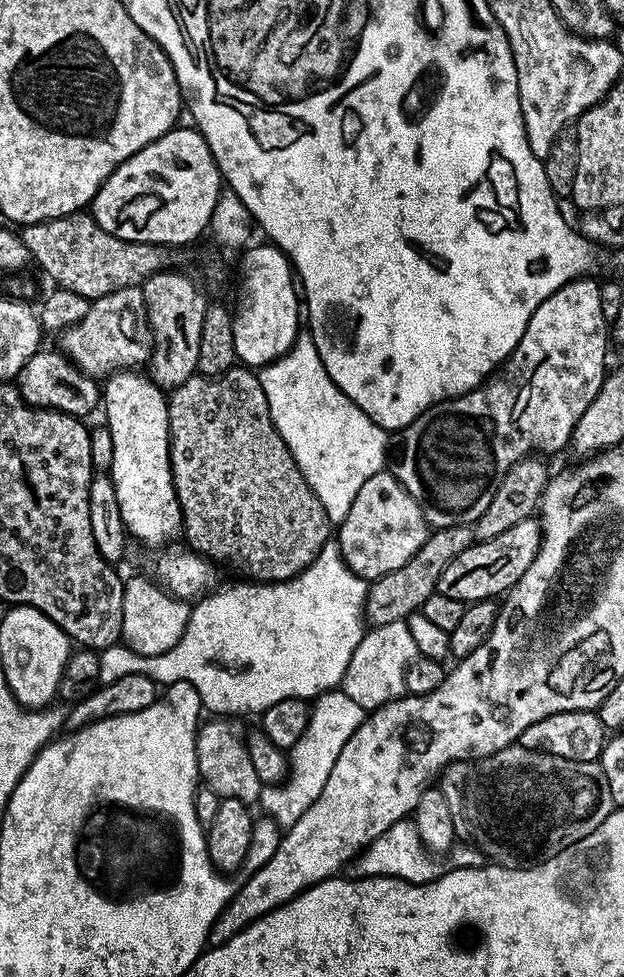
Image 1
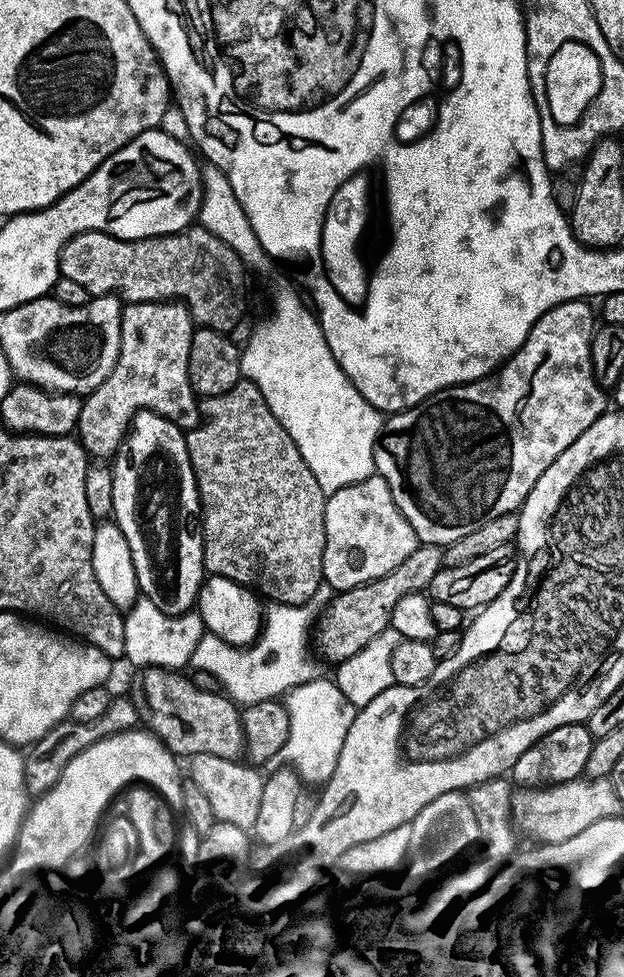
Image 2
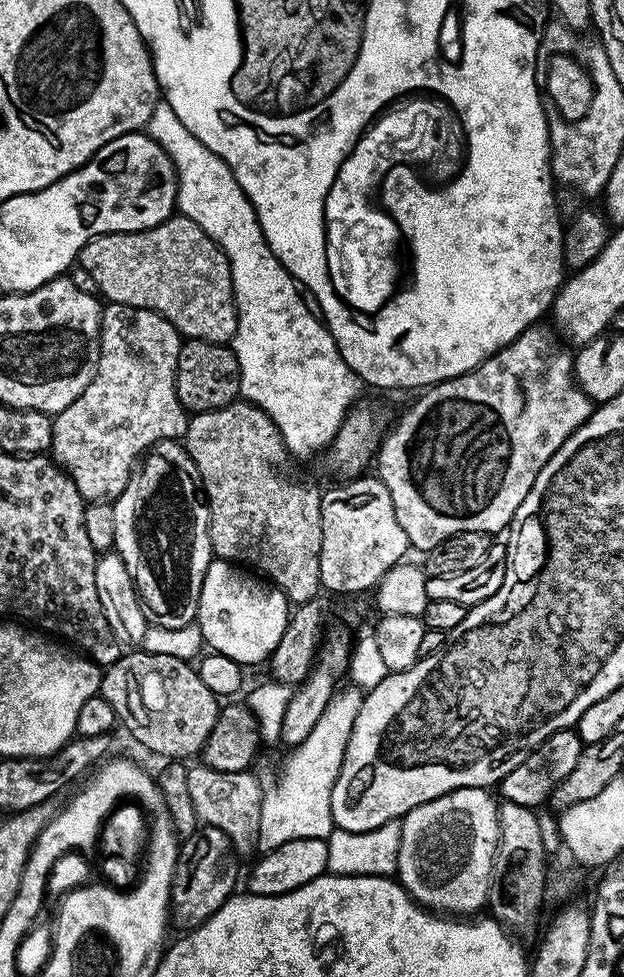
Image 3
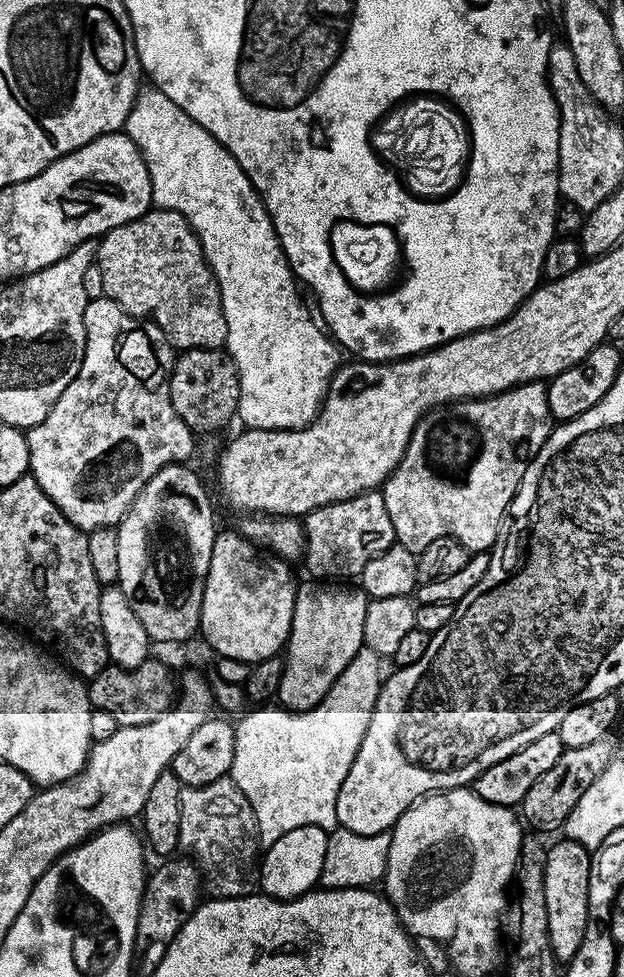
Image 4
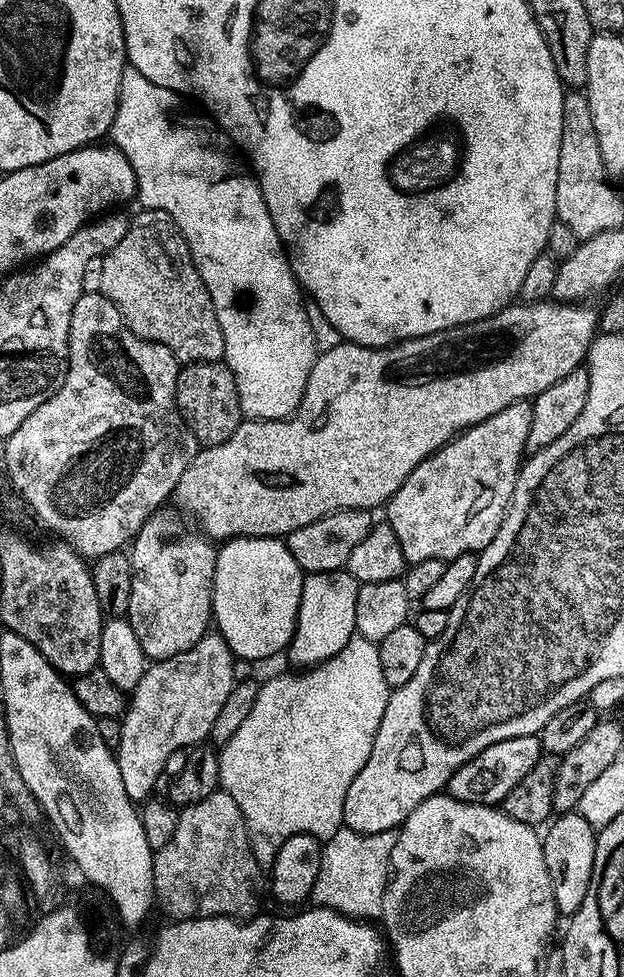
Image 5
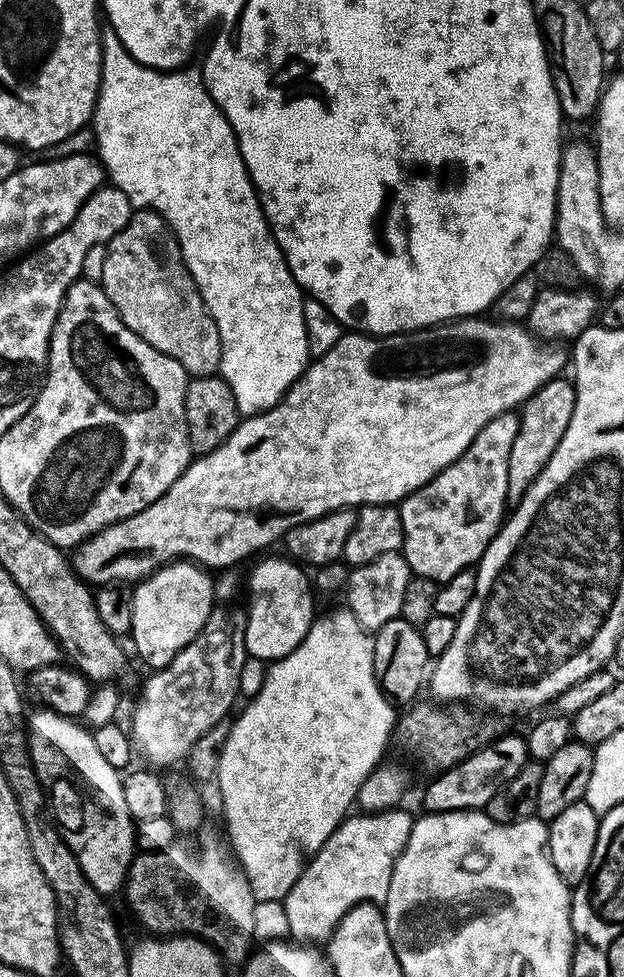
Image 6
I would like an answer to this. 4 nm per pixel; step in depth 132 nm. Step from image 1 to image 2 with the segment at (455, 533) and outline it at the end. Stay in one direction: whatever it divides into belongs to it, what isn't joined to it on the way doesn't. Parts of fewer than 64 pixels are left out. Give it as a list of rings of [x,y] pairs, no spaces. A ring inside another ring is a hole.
[[[420,544],[414,554],[402,561],[402,566],[394,566],[390,574],[382,574],[382,578],[351,588],[348,592],[336,592],[333,600],[325,606],[324,612],[322,608],[314,624],[314,648],[319,659],[329,660],[332,666],[337,666],[358,654],[378,634],[389,628],[398,598],[411,592],[424,592],[442,567],[444,548],[439,544]]]

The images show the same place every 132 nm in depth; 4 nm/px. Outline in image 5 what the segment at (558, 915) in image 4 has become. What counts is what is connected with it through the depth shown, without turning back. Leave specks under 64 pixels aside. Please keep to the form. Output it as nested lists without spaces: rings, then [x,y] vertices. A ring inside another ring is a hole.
[[[579,811],[557,815],[547,825],[543,833],[542,843],[546,870],[550,874],[550,882],[554,890],[556,911],[561,917],[570,918],[582,906],[582,898],[586,898],[586,890],[590,890],[590,878],[594,870],[594,850],[596,849],[597,829],[593,828]]]

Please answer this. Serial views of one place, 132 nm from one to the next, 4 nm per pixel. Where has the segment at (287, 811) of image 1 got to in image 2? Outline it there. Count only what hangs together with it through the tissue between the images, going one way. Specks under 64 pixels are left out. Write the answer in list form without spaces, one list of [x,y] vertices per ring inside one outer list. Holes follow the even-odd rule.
[[[317,678],[299,684],[286,693],[282,703],[290,718],[290,730],[279,754],[279,763],[294,769],[305,785],[327,784],[328,779],[334,774],[334,766],[338,766],[342,742],[346,742],[346,734],[350,734],[350,726],[358,708],[342,694],[342,690],[332,678]]]

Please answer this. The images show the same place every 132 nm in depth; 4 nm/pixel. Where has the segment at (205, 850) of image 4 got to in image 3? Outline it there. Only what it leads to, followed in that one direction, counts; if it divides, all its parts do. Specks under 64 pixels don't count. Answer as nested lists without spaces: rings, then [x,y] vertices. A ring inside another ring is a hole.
[[[203,766],[189,767],[186,786],[190,786],[190,798],[194,802],[196,819],[201,825],[220,828],[232,843],[237,853],[257,851],[259,816],[262,810],[260,784],[251,771],[223,772]]]

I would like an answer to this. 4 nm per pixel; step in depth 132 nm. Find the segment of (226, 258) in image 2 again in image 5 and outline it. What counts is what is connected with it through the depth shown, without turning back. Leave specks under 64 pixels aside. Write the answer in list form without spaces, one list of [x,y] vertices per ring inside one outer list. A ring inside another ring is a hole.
[[[145,208],[131,217],[126,238],[114,246],[114,250],[105,252],[102,257],[102,286],[100,291],[106,299],[114,302],[126,326],[135,336],[155,344],[166,346],[181,365],[194,362],[214,362],[224,358],[224,339],[222,326],[218,326],[218,314],[214,302],[198,274],[192,251],[180,227],[162,210]]]

